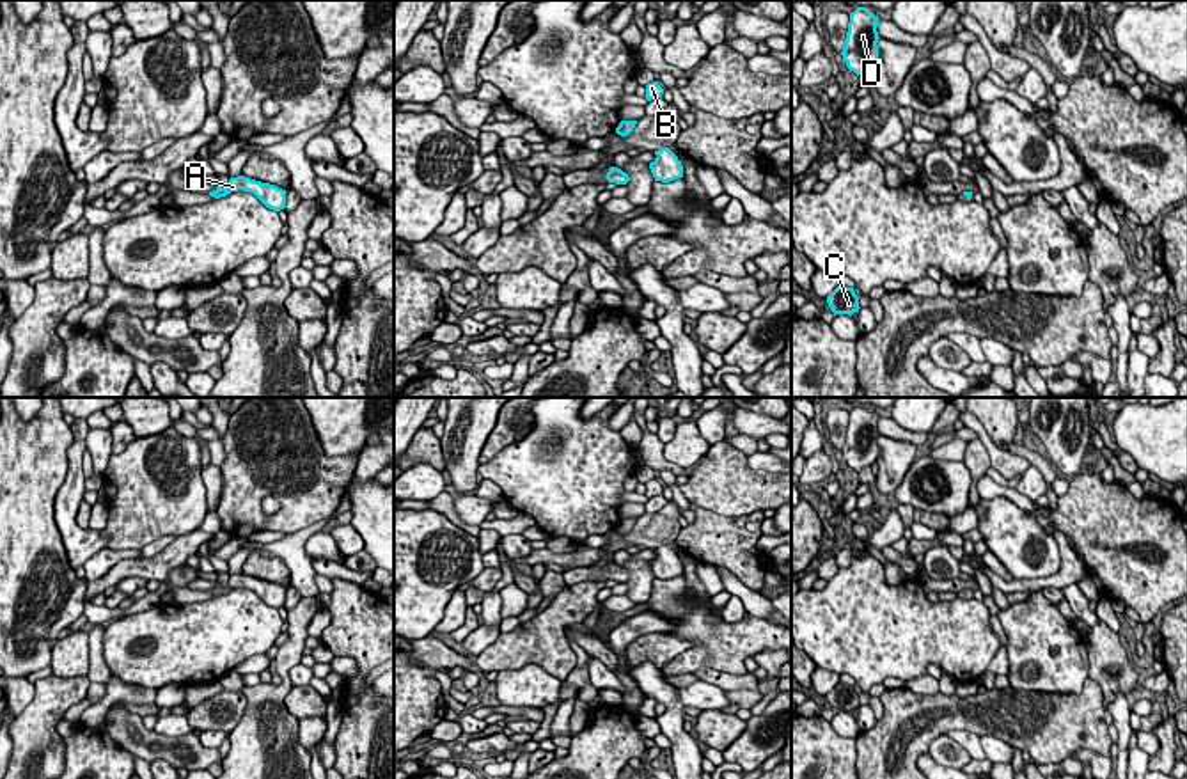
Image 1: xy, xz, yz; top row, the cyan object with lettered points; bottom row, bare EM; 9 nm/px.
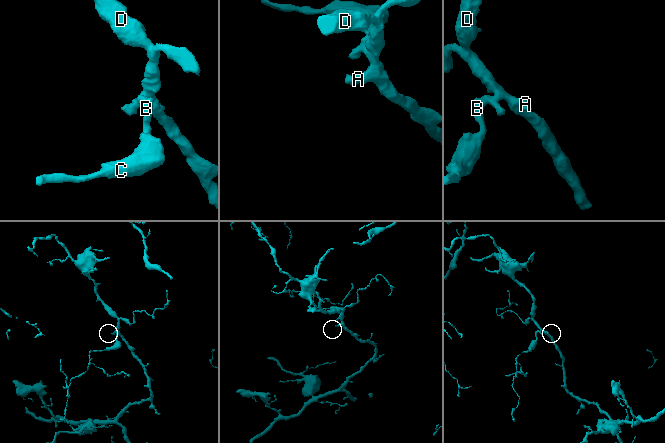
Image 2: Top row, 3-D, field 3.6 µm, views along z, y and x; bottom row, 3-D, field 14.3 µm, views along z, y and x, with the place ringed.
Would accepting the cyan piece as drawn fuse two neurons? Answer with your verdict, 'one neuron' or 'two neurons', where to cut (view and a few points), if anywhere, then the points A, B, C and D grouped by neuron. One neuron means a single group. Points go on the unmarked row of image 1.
one neuron; cut none; groups A B C D

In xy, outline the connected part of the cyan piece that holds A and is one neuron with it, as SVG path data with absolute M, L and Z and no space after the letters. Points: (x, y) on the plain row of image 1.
M245 573L231 575L225 586L216 584L213 589L209 589L209 593L220 596L238 587L254 591L266 605L273 609L286 605L286 587Z

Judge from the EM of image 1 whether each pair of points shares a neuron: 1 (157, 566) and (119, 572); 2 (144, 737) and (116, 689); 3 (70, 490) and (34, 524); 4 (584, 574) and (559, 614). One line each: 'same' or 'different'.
1: same
2: different
3: different
4: different

